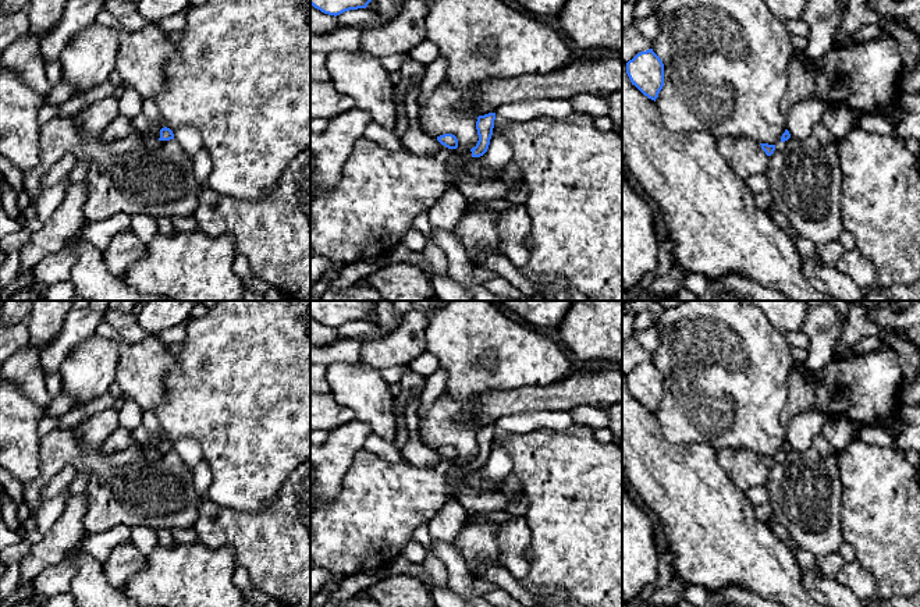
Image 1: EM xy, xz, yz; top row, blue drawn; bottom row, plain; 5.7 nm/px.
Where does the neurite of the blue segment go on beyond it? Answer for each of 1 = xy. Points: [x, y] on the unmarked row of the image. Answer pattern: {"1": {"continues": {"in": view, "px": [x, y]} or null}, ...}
{"1": {"continues": {"in": "xy", "px": [141, 436]}}}

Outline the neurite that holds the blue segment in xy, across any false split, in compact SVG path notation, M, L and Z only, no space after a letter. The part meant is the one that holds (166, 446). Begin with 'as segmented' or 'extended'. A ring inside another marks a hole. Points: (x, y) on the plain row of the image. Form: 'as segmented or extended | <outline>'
extended | M139 425L135 430L132 430L132 437L135 440L135 446L142 450L159 451L159 452L174 451L173 443L167 439L161 440L157 446L152 446L149 443L149 432L143 425Z

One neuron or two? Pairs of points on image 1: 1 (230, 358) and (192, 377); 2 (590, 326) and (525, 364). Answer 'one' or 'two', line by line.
1: one
2: two

